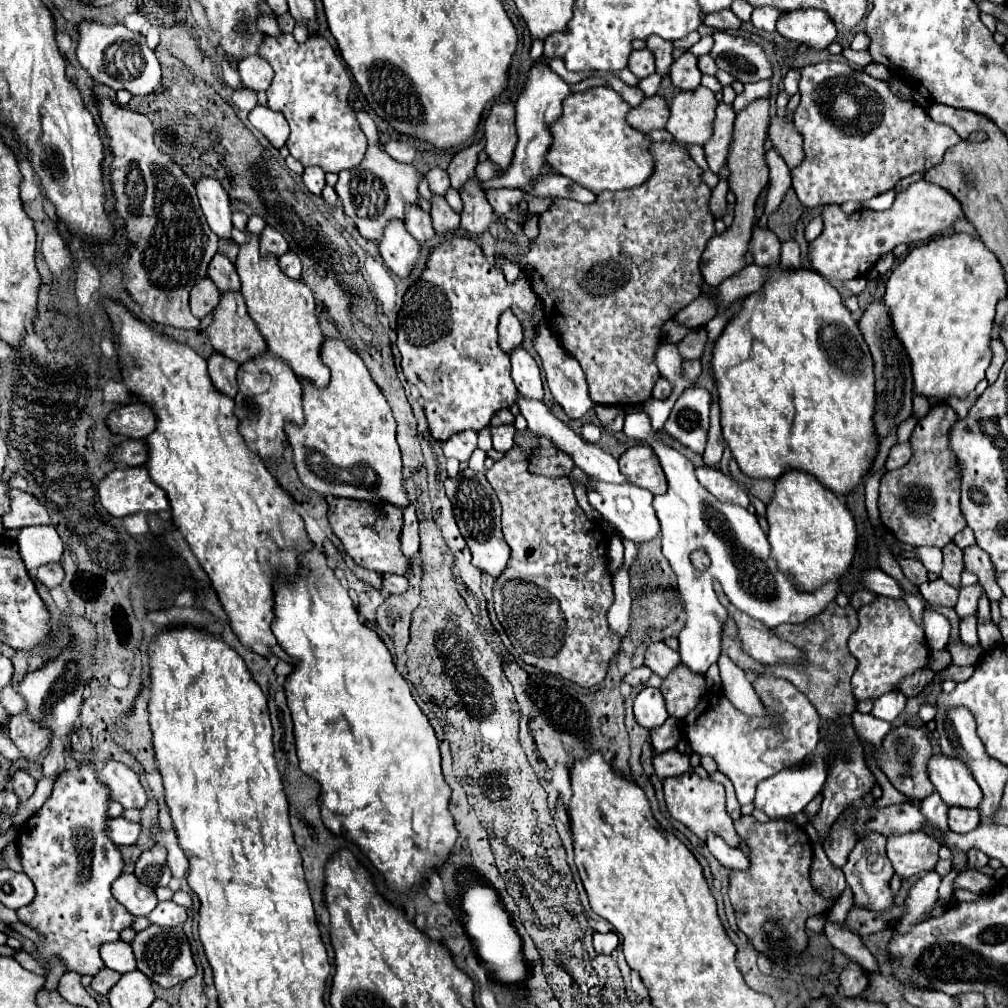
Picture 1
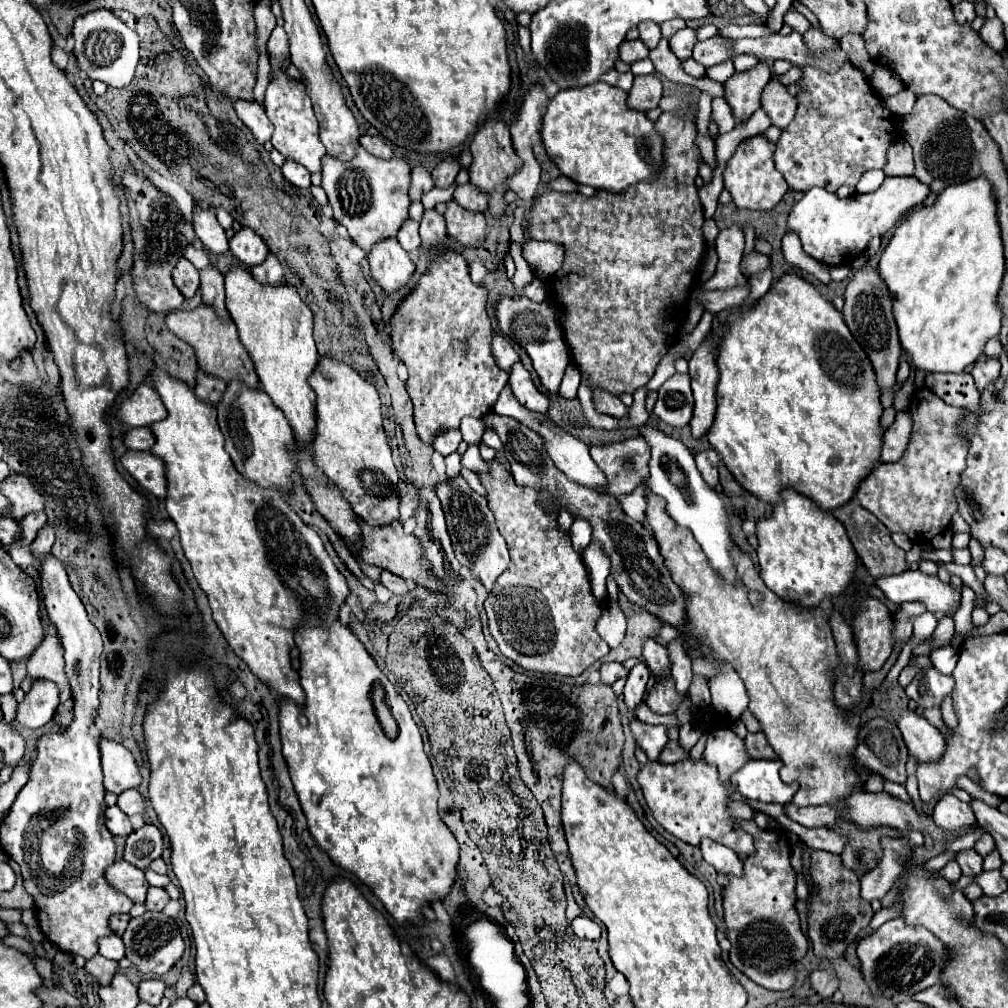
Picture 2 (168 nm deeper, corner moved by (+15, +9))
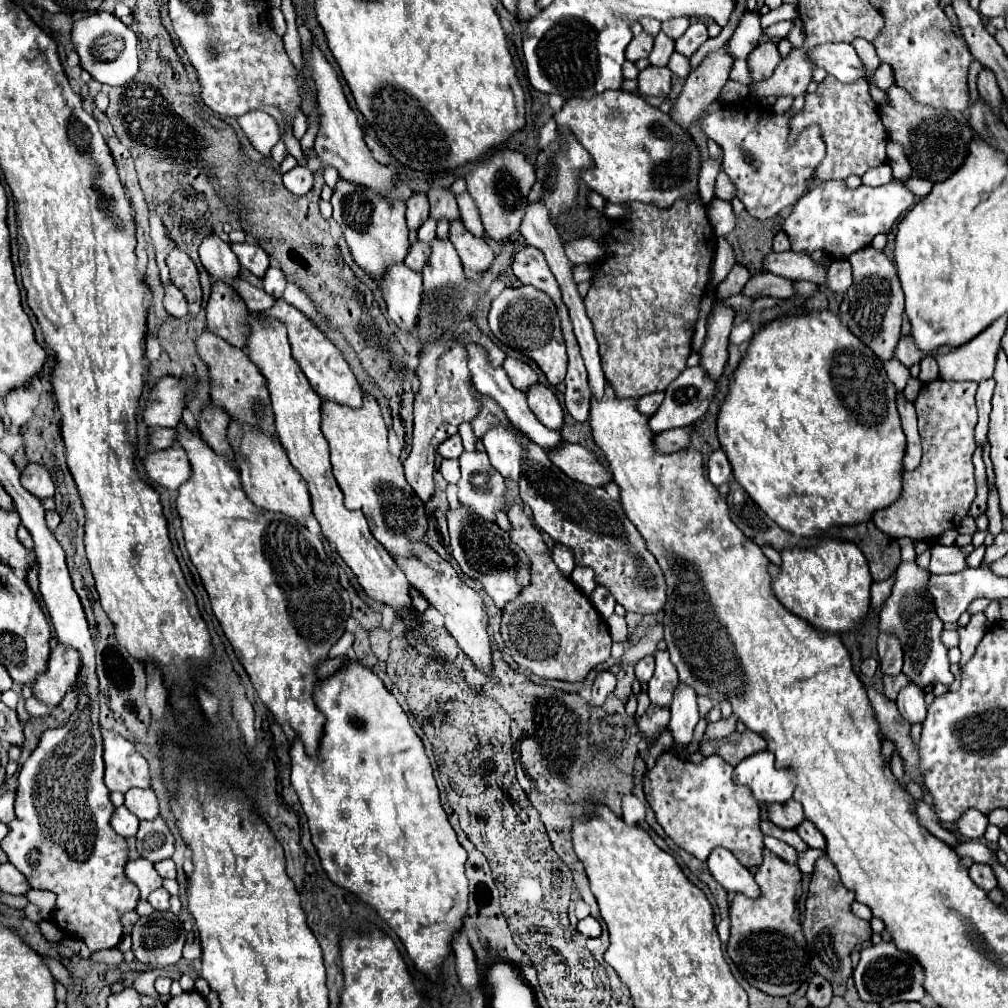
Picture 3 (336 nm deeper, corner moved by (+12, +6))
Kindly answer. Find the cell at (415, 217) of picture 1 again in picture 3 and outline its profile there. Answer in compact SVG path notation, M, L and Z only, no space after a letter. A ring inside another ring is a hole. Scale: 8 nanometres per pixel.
M416 241L416 243L410 247L410 253L408 253L408 257L404 259L404 265L410 267L412 271L422 271L424 263L428 261L428 251L430 251L430 245L428 245L428 243Z

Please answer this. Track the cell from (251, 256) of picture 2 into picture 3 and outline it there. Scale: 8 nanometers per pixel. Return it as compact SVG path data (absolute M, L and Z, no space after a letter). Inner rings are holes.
M232 243L232 251L238 255L238 261L244 269L254 273L256 277L264 277L268 269L268 255L260 245L250 245L250 243Z

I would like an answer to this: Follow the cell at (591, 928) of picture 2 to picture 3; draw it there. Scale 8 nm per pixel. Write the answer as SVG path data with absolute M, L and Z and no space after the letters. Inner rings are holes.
M588 915L588 917L582 919L582 921L578 921L578 931L580 931L584 937L600 937L600 933L602 933L600 923L598 923L592 915Z

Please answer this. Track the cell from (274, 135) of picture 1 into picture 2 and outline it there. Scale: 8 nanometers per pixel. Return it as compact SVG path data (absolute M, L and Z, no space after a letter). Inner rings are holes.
M235 100L233 108L235 108L239 120L253 132L253 136L259 144L263 144L271 138L273 124L269 122L269 118L265 114L265 108L261 104L247 102L247 100Z

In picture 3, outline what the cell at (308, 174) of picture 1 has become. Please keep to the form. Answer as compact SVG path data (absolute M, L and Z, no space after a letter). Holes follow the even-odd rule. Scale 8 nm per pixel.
M296 165L288 173L284 173L284 187L288 191L292 191L294 195L308 193L312 189L312 183L314 183L314 177L312 177L312 171L308 167Z

